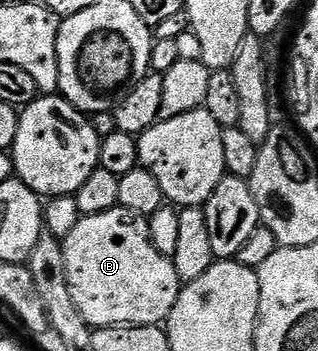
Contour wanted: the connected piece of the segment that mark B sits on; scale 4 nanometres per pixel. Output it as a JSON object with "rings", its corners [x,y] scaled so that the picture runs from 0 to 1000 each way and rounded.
{"rings":[[[377,590],[327,610],[261,615],[252,632],[239,632],[239,655],[226,655],[226,667],[214,667],[195,687],[195,709],[214,781],[214,826],[226,826],[226,860],[239,860],[239,883],[264,895],[289,937],[497,929],[547,880],[566,801],[544,738],[509,724],[472,684],[472,632],[462,618]]]}

